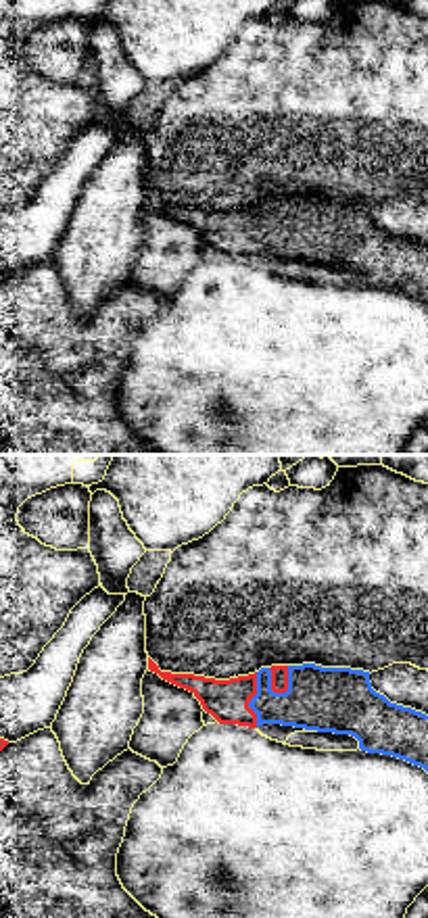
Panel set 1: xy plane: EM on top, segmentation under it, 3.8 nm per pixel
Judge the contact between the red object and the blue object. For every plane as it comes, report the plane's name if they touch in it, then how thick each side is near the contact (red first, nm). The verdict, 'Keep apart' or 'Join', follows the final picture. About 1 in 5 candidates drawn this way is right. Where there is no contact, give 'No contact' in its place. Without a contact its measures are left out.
Touches red in xy. Thickness 60 nm (red) against 260 nm

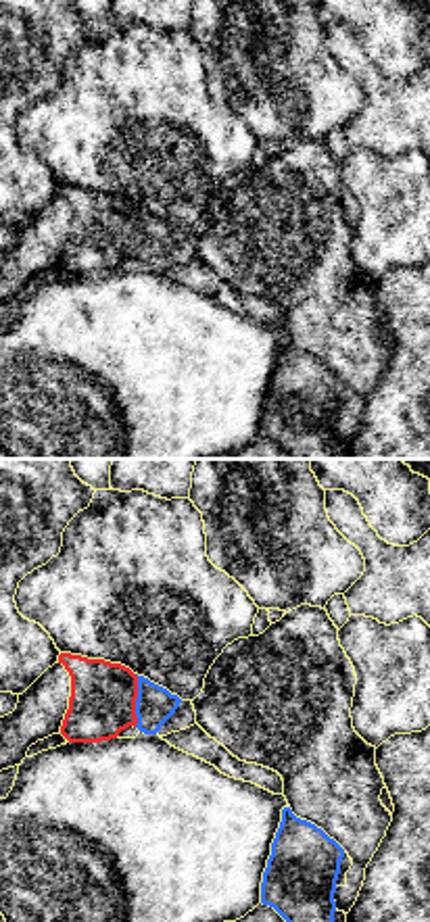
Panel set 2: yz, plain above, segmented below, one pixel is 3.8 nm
Touches red in yz. Thickness 260 nm (red) against 150 nm

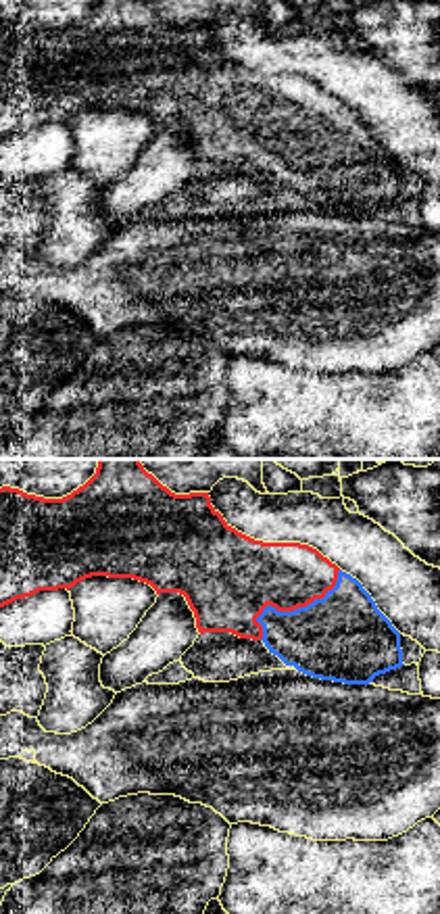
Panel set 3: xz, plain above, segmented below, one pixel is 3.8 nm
Touches red in xz. Thickness 320 nm (red) against 340 nm

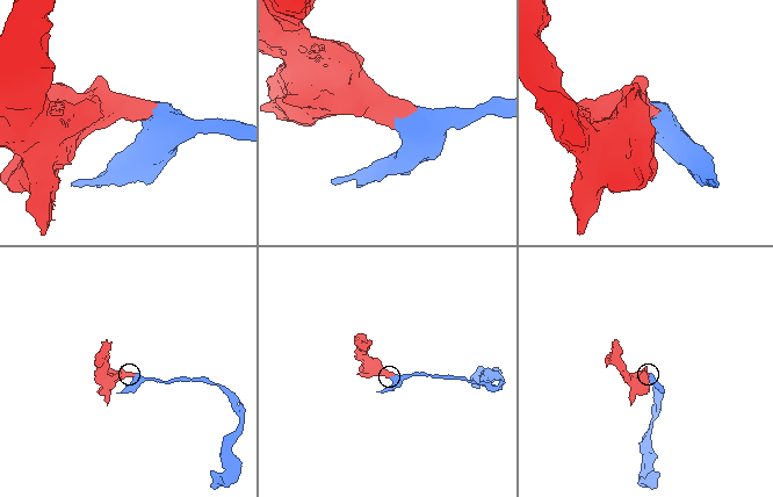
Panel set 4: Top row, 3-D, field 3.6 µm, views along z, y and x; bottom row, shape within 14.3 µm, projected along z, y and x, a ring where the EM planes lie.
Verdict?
Join

